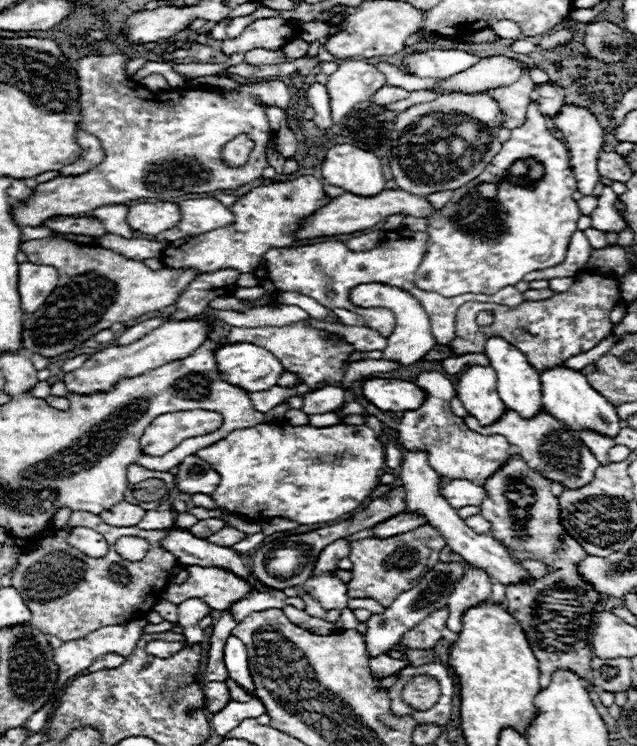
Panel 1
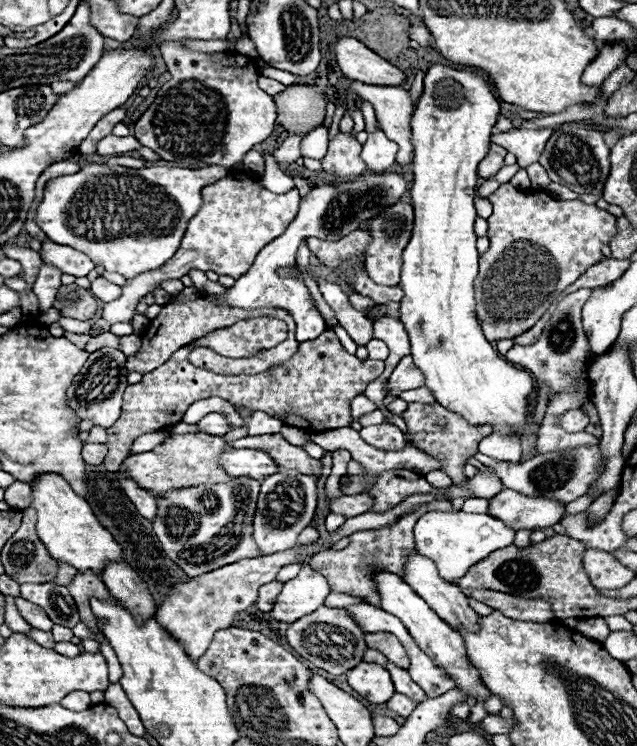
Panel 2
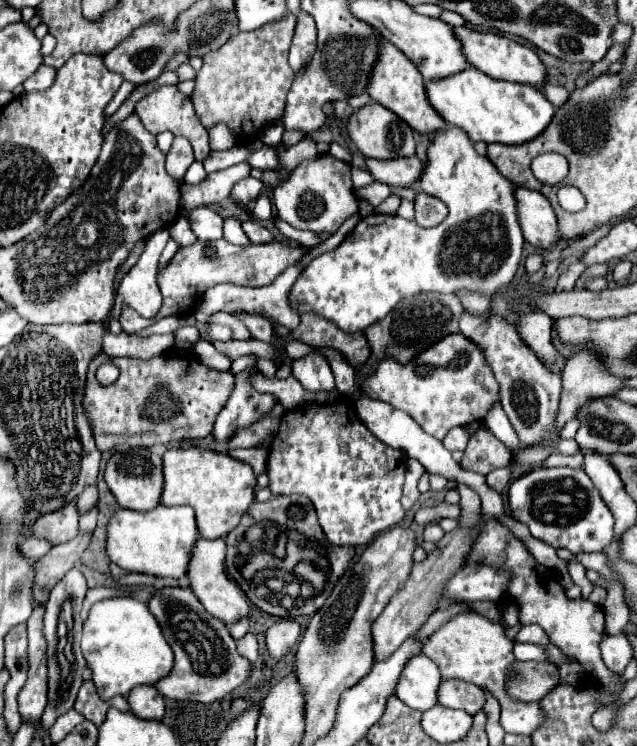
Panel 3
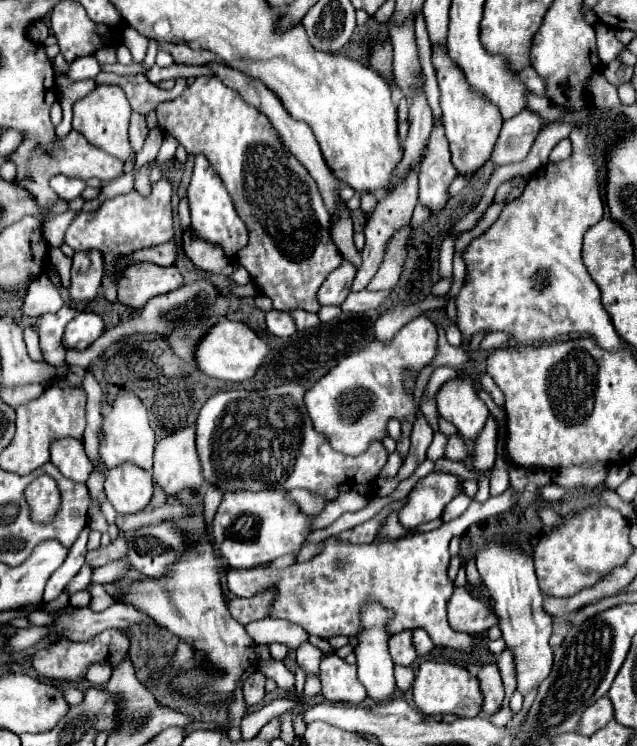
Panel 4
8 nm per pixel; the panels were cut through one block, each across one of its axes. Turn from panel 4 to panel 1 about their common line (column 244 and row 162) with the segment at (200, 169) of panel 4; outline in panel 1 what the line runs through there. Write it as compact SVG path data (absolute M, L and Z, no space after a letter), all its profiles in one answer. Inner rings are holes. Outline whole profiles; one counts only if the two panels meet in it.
M238 136L238 140L232 140L228 146L224 146L222 158L228 166L240 166L248 160L248 154L252 152L254 142L248 136Z

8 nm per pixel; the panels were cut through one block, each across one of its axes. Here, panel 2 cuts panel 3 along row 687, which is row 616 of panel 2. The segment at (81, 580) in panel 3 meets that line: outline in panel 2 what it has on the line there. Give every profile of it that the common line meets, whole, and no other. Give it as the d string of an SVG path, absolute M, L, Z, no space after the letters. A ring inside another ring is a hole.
M54 582L22 584L20 590L22 590L22 598L40 606L54 624L74 628L80 622L78 608L66 586L58 586Z

